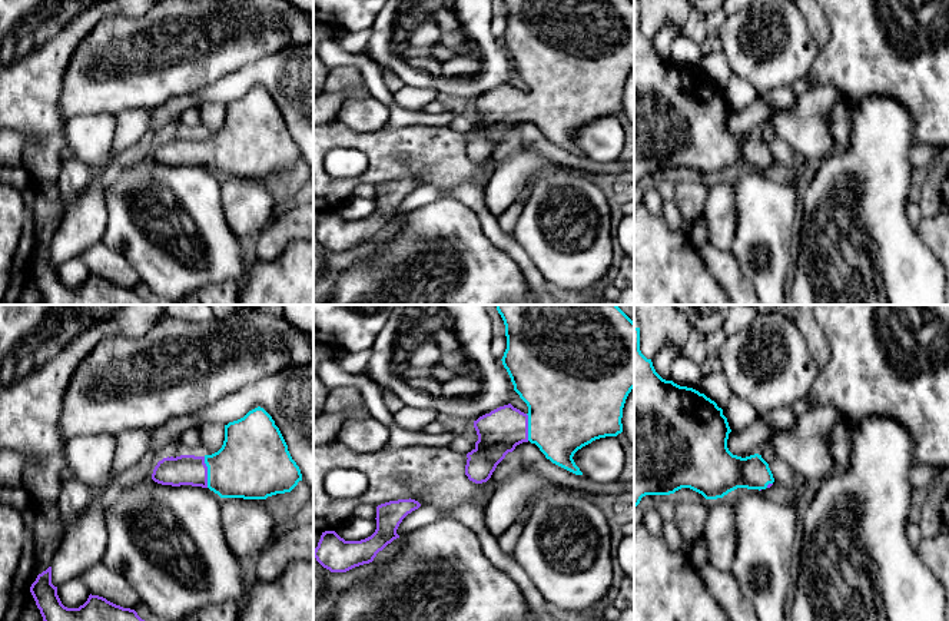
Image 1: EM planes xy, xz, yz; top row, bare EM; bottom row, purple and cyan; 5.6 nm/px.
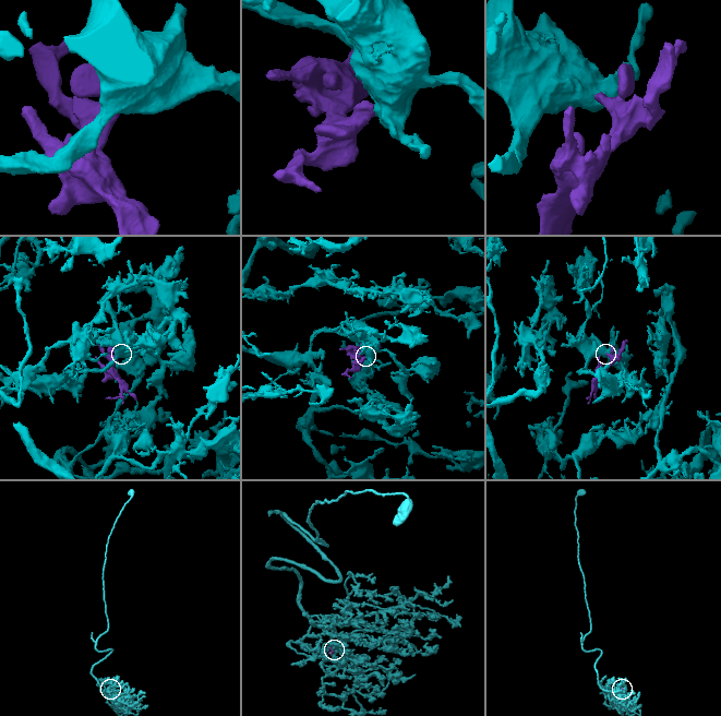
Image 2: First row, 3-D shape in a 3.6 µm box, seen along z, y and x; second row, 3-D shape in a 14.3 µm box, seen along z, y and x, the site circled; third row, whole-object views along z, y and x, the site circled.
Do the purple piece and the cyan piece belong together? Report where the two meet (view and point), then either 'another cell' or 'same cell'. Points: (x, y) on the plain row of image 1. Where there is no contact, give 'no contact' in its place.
xy (206, 152) | same cell

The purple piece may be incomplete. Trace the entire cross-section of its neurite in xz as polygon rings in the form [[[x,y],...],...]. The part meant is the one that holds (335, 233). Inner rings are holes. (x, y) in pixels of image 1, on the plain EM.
[[[398,179],[376,186],[376,209],[361,220],[345,220],[335,210],[325,210],[313,229],[316,240],[331,252],[346,252],[355,246],[369,243],[376,233],[394,219],[402,199],[418,189],[415,179]]]

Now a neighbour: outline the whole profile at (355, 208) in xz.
[[[349,197],[335,212],[345,220],[361,220],[371,216],[376,209],[376,199]]]

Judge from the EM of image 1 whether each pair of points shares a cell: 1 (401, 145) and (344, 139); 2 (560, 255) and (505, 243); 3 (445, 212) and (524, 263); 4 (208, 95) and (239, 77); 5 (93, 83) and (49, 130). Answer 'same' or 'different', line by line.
1: same
2: different
3: different
4: same
5: different

